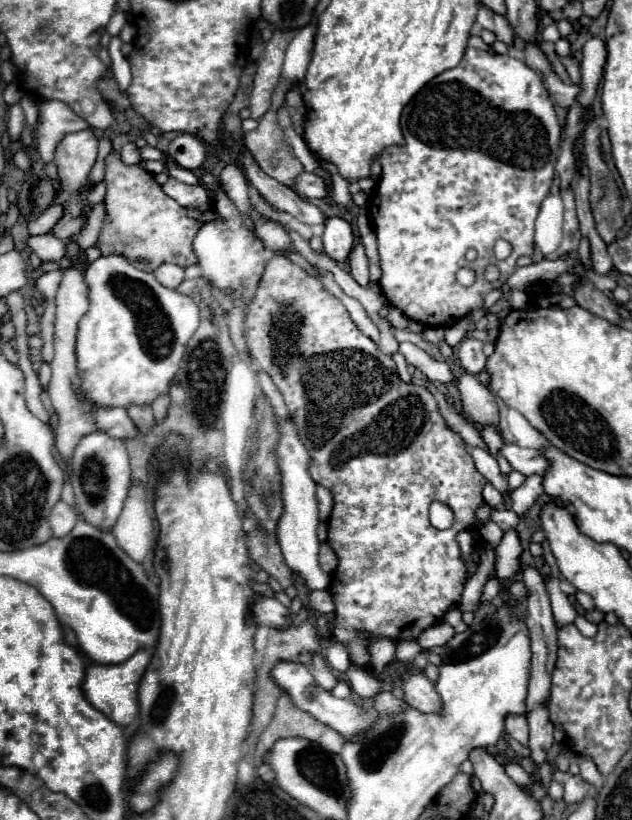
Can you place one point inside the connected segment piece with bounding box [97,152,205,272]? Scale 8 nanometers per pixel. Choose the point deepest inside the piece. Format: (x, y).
(143, 223)

